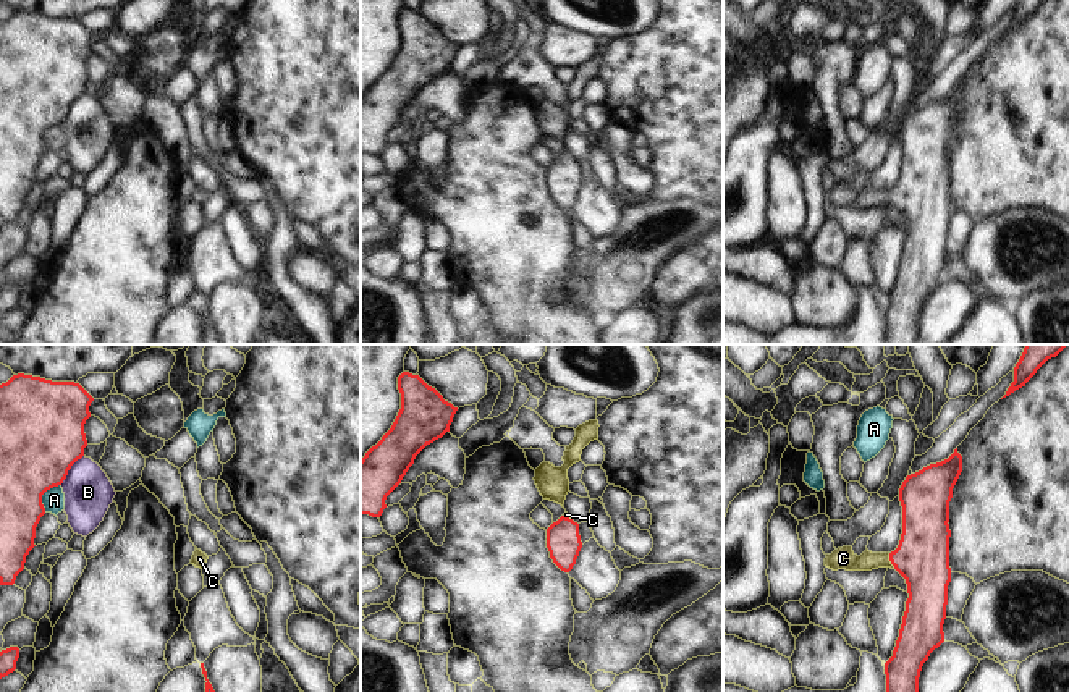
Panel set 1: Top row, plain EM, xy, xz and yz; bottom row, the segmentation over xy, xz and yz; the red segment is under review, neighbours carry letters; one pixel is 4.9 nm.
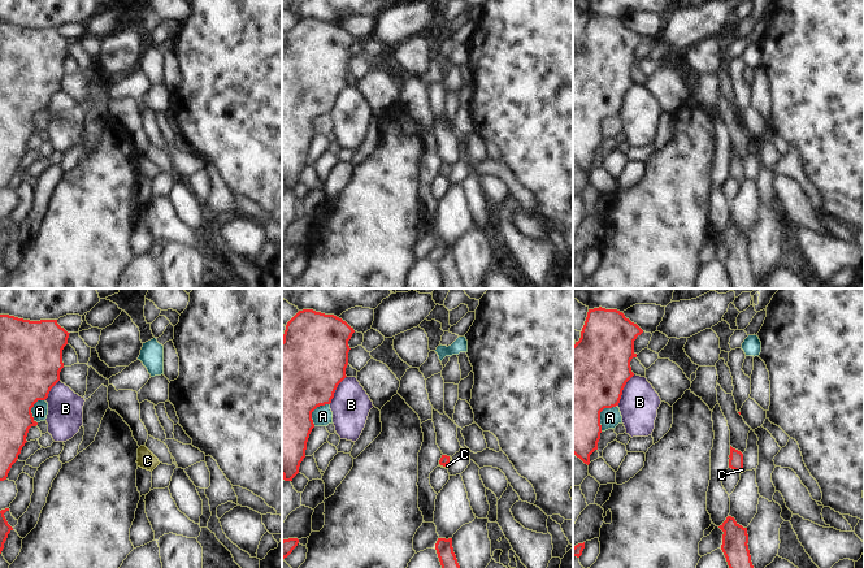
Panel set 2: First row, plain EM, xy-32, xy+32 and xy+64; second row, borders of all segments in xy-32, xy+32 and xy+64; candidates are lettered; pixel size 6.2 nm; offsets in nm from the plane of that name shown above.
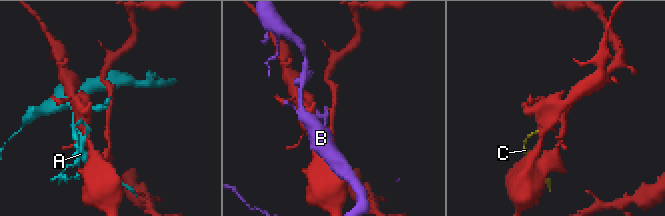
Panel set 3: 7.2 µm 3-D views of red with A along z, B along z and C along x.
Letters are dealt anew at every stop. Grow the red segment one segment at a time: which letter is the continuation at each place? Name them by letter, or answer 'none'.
C

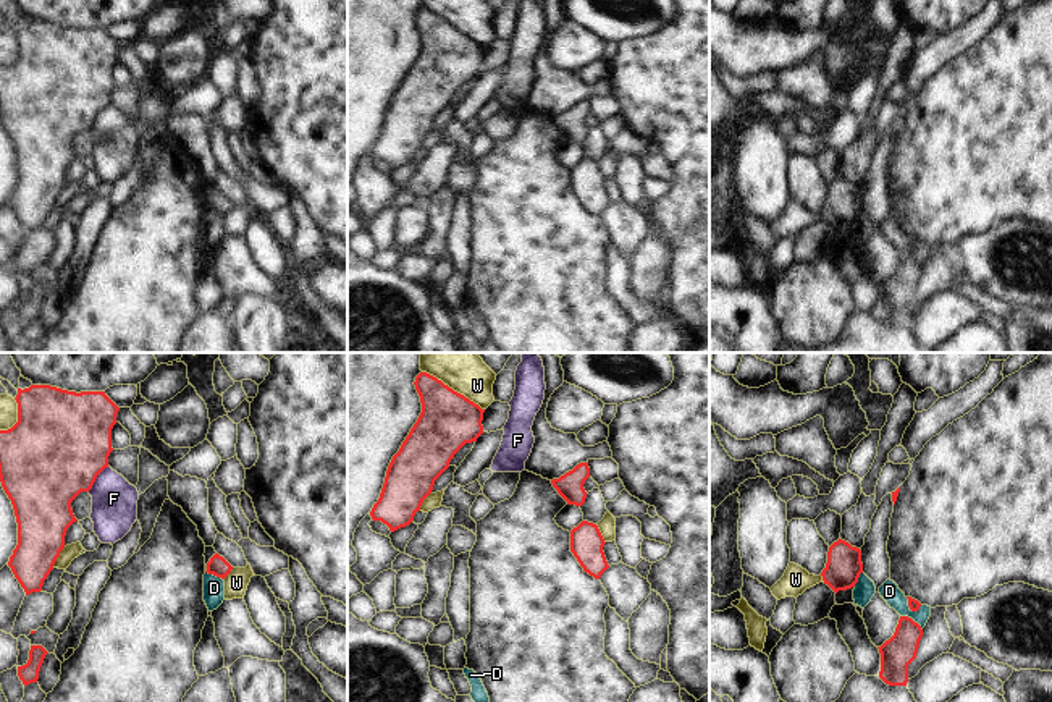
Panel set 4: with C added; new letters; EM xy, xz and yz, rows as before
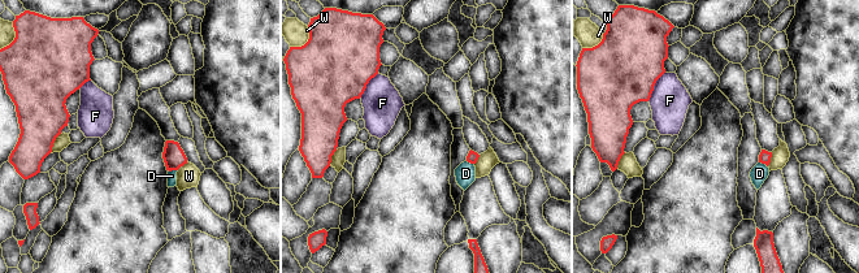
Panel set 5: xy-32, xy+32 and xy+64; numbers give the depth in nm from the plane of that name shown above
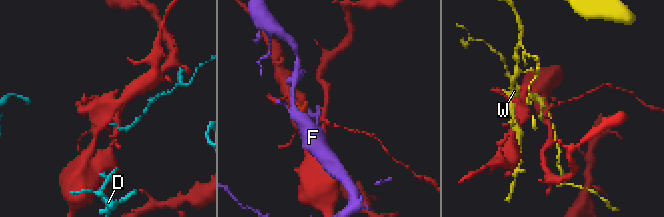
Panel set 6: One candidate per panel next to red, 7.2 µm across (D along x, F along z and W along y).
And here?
none

